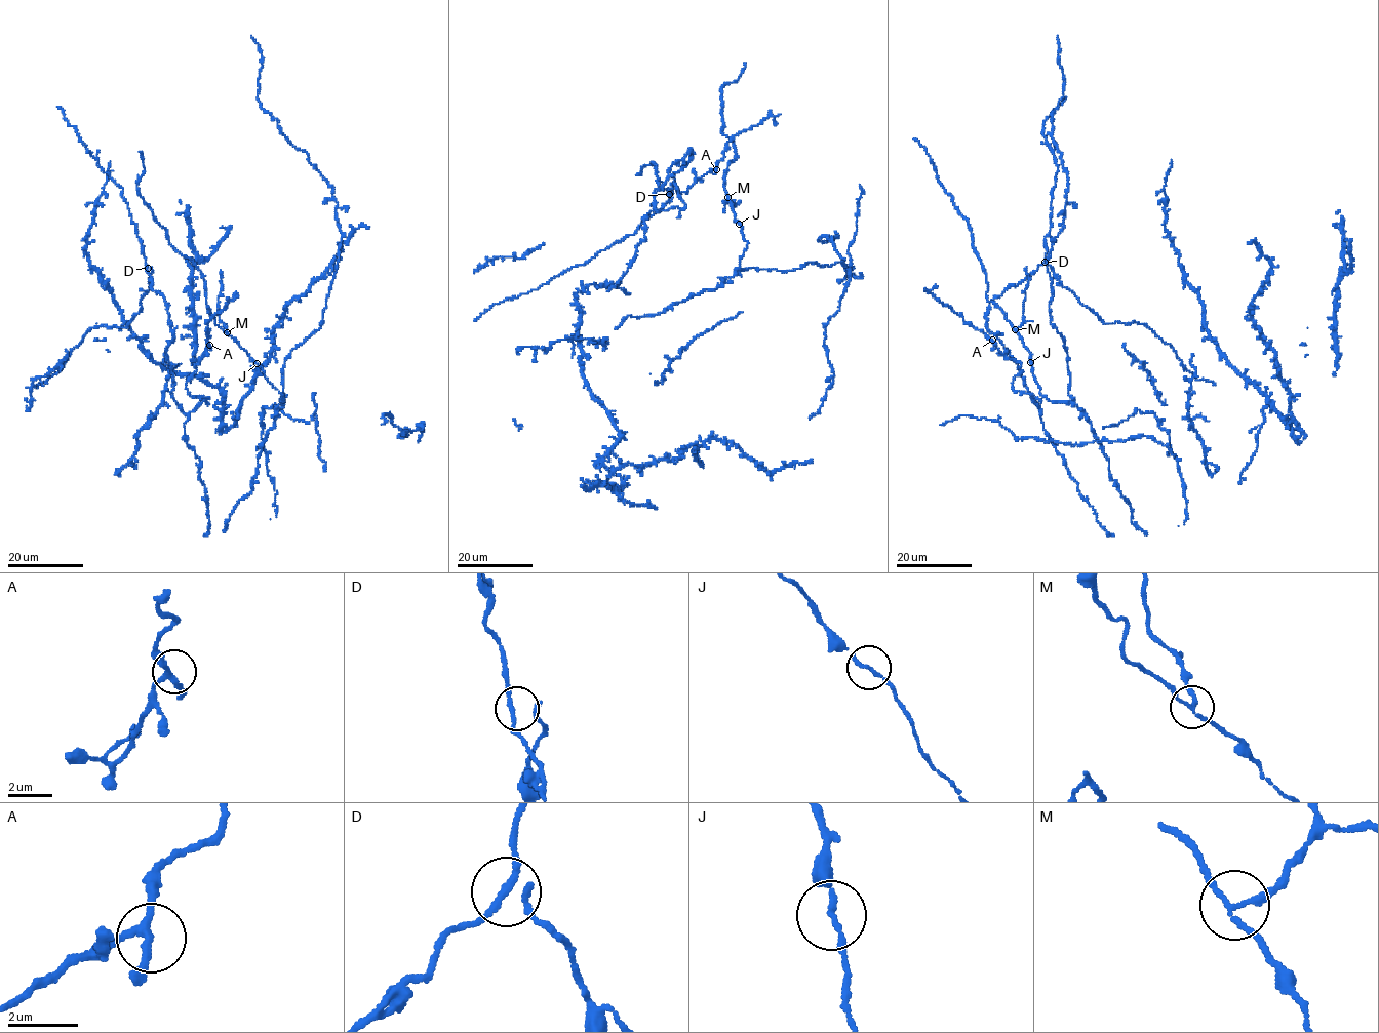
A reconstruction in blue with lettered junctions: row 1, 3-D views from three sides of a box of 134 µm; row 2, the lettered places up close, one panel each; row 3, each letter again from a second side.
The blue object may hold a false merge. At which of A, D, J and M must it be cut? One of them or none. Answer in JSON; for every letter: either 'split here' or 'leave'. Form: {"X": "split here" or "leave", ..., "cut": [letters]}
{"A": "leave", "D": "leave", "J": "leave", "M": "split here", "cut": ["M"]}

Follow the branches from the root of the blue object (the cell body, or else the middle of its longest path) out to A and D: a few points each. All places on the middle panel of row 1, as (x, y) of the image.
A: (687, 152), (653, 193), (658, 211), (684, 206), (674, 183), (686, 193), (716, 169)
D: (687, 152), (693, 151), (691, 160), (673, 175), (674, 185), (669, 194)

